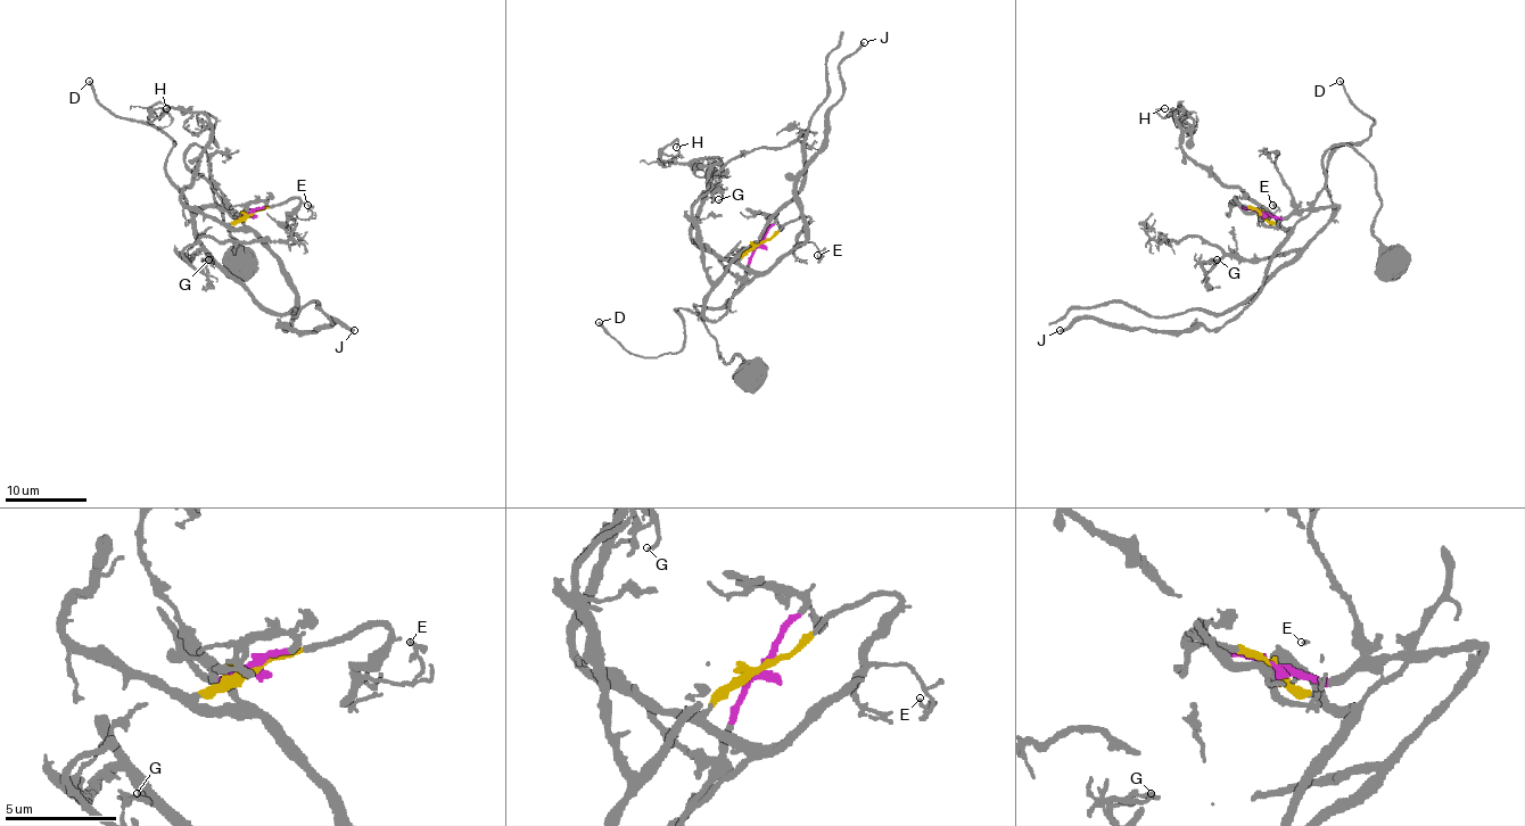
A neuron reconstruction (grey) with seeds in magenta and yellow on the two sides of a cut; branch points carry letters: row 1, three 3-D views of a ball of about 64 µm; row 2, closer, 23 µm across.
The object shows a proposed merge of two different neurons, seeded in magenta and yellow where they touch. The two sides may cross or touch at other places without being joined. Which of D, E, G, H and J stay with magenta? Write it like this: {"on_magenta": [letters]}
{"on_magenta": ["D", "G"]}

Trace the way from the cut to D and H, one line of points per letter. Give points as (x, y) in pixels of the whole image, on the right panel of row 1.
D: (1260, 214), (1283, 216), (1337, 208), (1327, 190), (1327, 159), (1340, 147), (1361, 145), (1374, 125), (1340, 80)
H: (1260, 214), (1278, 222), (1192, 159), (1181, 147), (1179, 102), (1165, 116), (1159, 113), (1165, 108)

